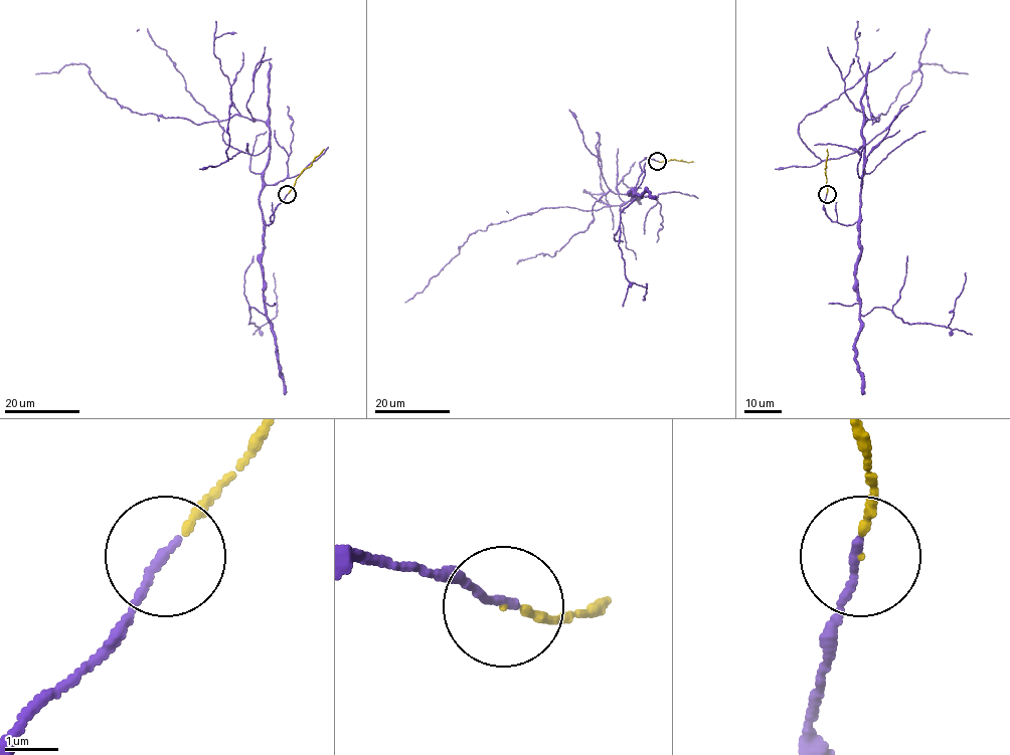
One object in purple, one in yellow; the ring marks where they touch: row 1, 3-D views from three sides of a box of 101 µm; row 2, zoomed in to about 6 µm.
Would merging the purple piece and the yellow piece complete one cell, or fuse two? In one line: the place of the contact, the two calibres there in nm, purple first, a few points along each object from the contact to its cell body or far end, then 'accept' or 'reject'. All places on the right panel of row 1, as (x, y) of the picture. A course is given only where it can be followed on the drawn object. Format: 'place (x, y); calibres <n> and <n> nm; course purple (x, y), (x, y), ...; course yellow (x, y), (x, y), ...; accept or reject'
place (827, 194); calibres 170 and 90 nm; course purple (826, 194), (829, 217), (853, 224), (860, 204), (861, 126), (887, 113), (923, 63), (968, 73); course yellow (827, 194), (827, 149); accept

